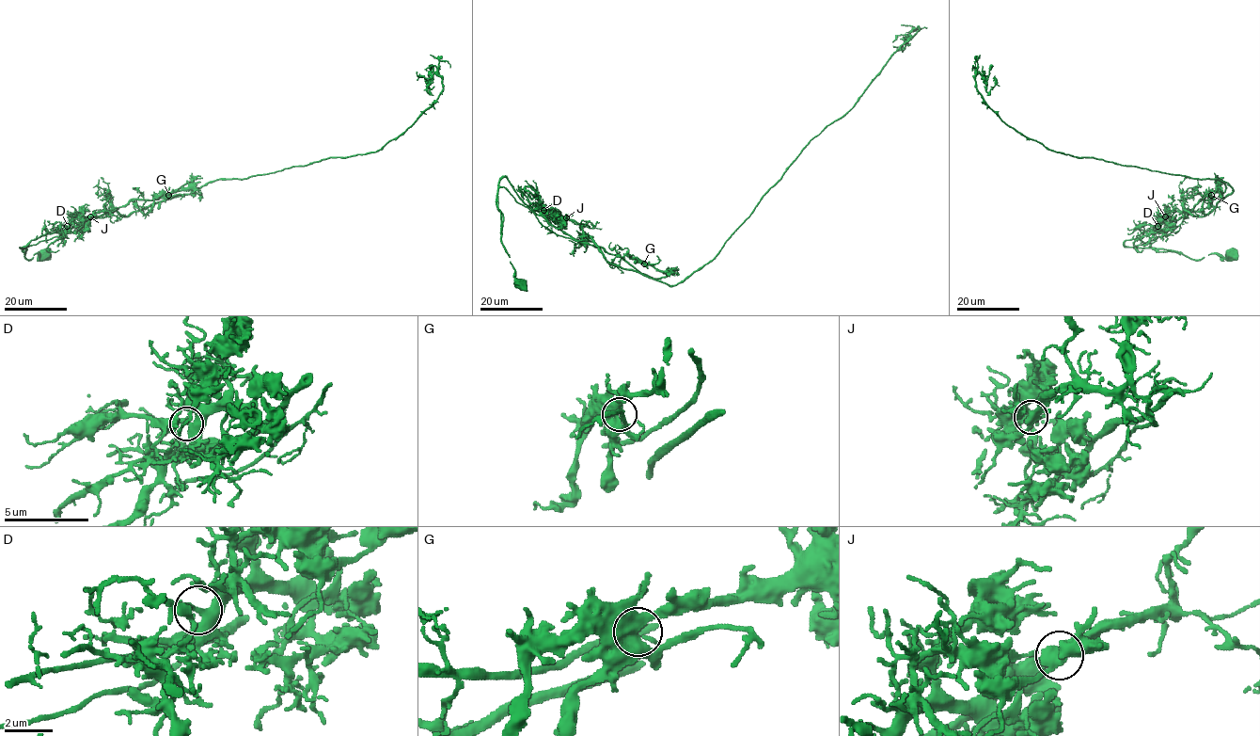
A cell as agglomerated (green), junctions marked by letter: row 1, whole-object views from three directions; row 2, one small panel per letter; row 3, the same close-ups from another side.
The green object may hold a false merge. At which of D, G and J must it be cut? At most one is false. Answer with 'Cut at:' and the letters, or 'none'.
Cut at: J

